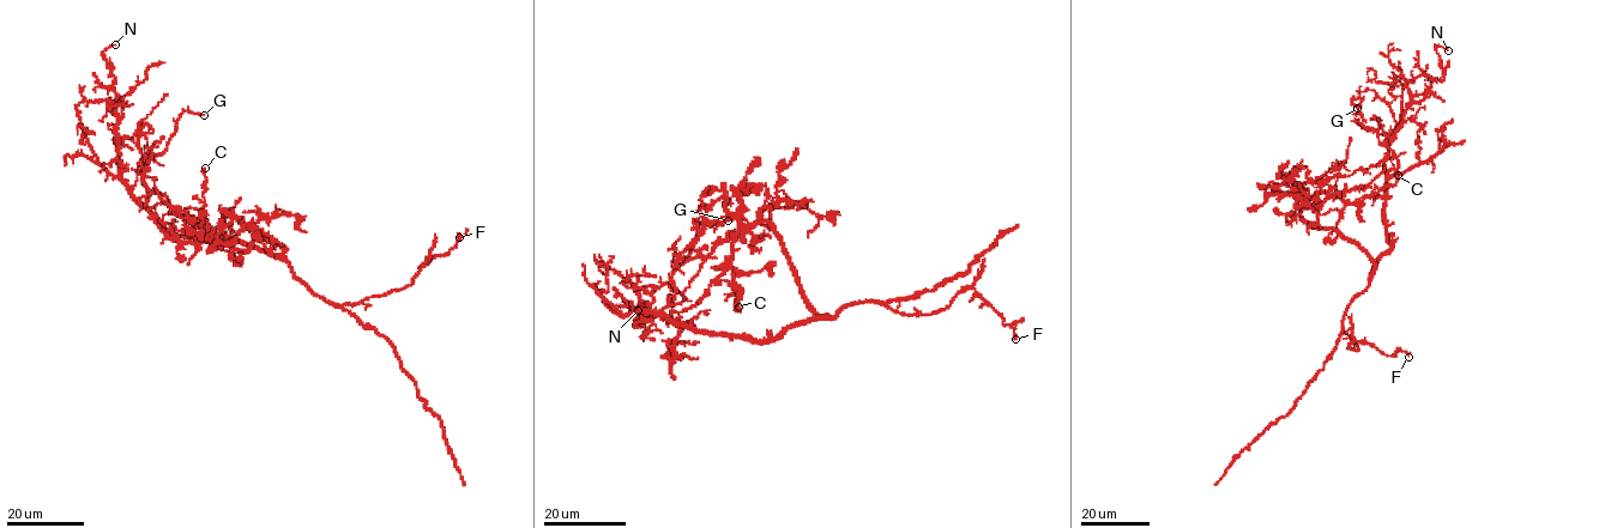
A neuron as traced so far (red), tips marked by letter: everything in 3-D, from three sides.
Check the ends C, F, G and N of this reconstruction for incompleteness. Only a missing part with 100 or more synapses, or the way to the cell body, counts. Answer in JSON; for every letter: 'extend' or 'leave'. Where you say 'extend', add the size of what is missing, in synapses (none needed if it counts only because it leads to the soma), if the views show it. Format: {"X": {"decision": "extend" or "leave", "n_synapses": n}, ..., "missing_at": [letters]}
{"C": {"decision": "leave"}, "F": {"decision": "leave"}, "G": {"decision": "leave"}, "N": {"decision": "leave"}, "missing_at": []}

